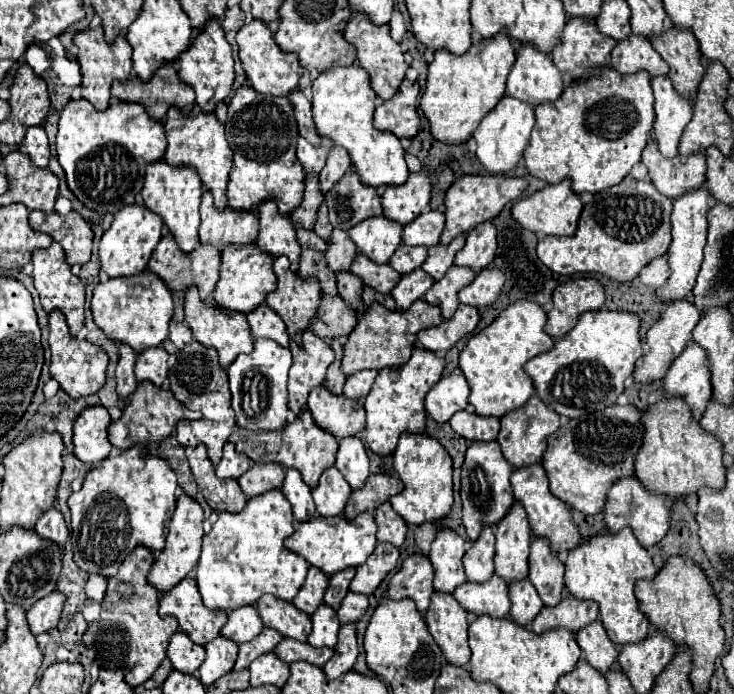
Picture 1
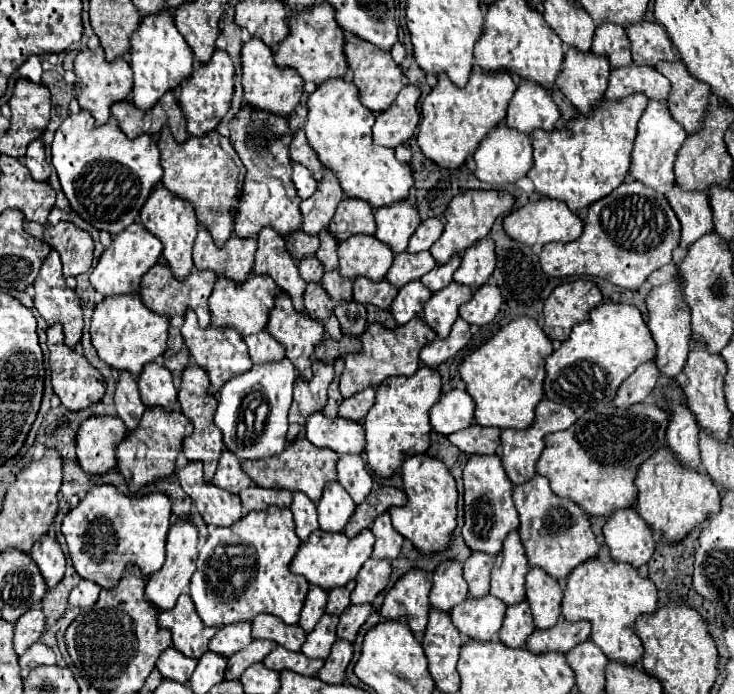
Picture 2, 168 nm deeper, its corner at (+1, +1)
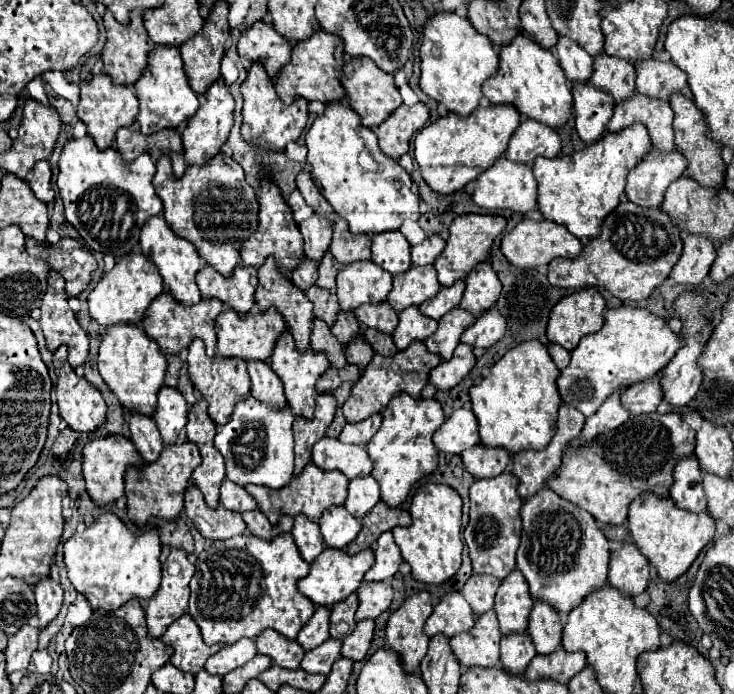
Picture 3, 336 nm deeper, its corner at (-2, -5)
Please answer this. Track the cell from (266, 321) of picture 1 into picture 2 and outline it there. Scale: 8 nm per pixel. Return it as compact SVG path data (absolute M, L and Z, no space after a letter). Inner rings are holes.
M267 331L245 337L245 343L249 347L249 357L255 365L281 361L285 357L285 349Z

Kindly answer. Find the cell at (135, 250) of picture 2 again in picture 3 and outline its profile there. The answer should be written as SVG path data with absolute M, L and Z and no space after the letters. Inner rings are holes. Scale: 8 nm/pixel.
M126 253L122 259L116 261L112 271L106 271L102 279L96 283L96 287L88 295L90 315L102 325L114 325L114 323L140 323L144 317L144 311L148 309L150 301L162 291L162 277L144 253Z

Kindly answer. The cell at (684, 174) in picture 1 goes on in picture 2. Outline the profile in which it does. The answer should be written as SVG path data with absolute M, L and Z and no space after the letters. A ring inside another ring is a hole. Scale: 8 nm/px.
M675 185L667 193L667 201L681 223L681 241L679 241L681 249L689 249L693 241L713 231L711 207L705 193L683 191Z

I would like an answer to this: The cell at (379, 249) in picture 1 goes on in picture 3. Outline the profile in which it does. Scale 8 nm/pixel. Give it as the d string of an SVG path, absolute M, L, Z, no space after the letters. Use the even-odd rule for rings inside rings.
M354 261L338 271L336 295L340 309L356 309L362 303L380 303L392 289L392 275L374 261Z

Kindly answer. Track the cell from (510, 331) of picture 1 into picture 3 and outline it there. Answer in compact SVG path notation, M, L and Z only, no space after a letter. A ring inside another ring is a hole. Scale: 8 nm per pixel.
M528 339L510 349L502 359L490 367L490 375L482 377L480 383L470 387L472 411L478 419L480 441L488 447L504 447L512 453L524 449L544 449L556 431L556 413L560 407L560 395L556 391L556 377L560 375L548 349L538 339Z

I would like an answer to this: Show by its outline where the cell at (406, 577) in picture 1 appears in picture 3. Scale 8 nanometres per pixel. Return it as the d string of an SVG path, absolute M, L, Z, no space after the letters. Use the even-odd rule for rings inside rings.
M428 591L410 595L386 623L386 641L402 657L408 671L420 671L420 661L428 651L430 637L424 633L424 623L432 613Z

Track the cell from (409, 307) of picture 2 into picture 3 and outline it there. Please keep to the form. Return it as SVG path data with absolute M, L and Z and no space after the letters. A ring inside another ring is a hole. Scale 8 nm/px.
M406 307L398 315L398 327L394 329L394 343L398 349L408 347L414 339L424 341L428 335L436 331L436 321L428 319L420 313L418 307Z

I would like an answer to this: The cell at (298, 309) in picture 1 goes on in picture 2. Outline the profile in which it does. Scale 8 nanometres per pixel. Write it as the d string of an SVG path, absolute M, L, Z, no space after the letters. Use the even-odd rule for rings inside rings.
M281 291L273 311L269 313L267 331L285 347L285 357L295 365L297 375L309 381L309 377L313 377L311 355L315 347L325 339L323 325L305 317L305 313L295 311L289 295Z

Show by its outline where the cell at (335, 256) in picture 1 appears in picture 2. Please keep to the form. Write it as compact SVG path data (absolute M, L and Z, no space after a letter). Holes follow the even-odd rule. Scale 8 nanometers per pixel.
M329 271L323 275L323 289L329 293L329 297L333 299L335 305L351 301L351 281L341 277L339 271Z

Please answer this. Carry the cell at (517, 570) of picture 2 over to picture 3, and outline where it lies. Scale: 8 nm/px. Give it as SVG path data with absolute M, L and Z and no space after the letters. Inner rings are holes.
M512 569L506 579L502 579L494 611L498 613L502 635L520 633L528 627L528 615L532 611L532 595L528 591L528 583L520 569Z

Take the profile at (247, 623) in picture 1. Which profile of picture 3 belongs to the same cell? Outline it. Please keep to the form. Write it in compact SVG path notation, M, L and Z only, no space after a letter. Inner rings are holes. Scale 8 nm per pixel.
M240 639L228 647L222 647L216 655L212 655L204 669L208 673L214 673L214 675L226 675L228 671L236 669L236 667L242 667L246 665L254 655L256 655L256 645L252 639Z

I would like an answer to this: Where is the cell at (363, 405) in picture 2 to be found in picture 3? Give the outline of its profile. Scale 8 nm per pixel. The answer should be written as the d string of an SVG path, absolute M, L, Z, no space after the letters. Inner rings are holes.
M380 413L370 415L368 419L358 421L358 423L346 423L338 439L340 439L342 443L364 445L364 443L368 443L368 439L372 439L372 435L374 435L376 429L380 427L380 423L382 423L382 415L380 415Z

